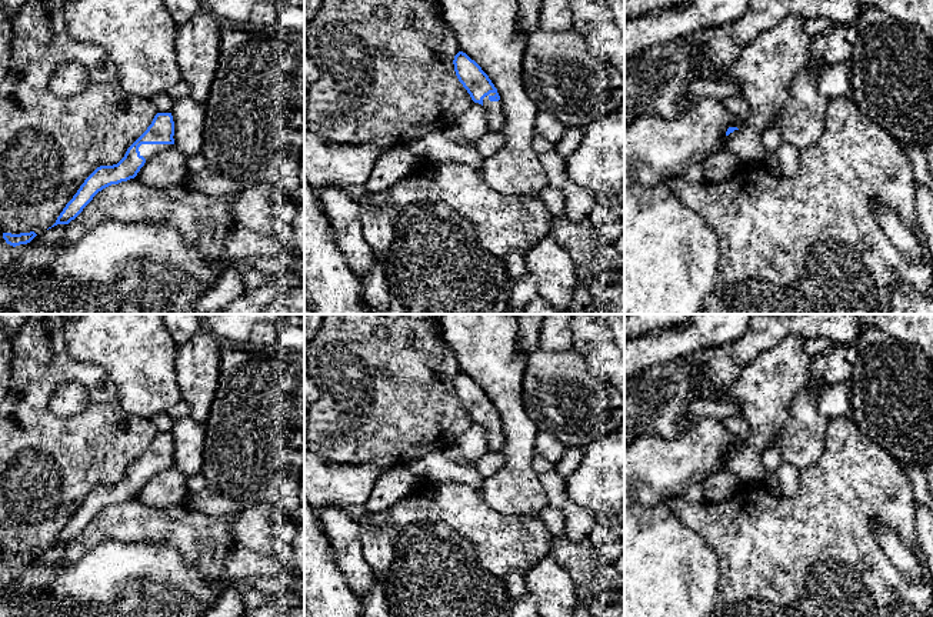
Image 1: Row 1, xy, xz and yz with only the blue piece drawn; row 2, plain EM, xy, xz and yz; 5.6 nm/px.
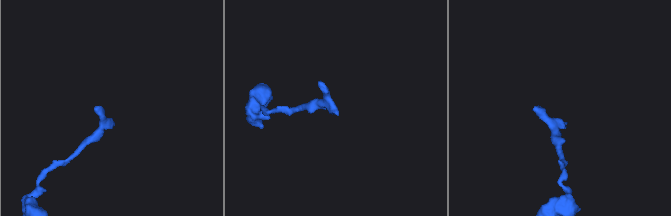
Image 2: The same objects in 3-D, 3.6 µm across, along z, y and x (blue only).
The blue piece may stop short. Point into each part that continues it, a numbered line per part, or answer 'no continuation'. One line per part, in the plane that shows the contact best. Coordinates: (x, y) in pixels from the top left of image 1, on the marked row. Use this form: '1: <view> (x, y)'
1: xy (146, 150)

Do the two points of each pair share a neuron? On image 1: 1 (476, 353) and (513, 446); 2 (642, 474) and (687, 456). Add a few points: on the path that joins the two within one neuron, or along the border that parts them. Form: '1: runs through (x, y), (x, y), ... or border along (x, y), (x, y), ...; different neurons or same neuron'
1: runs through (499, 376), (512, 410), (513, 423); same neuron
2: runs through (653, 469), (666, 469), (676, 464); same neuron

